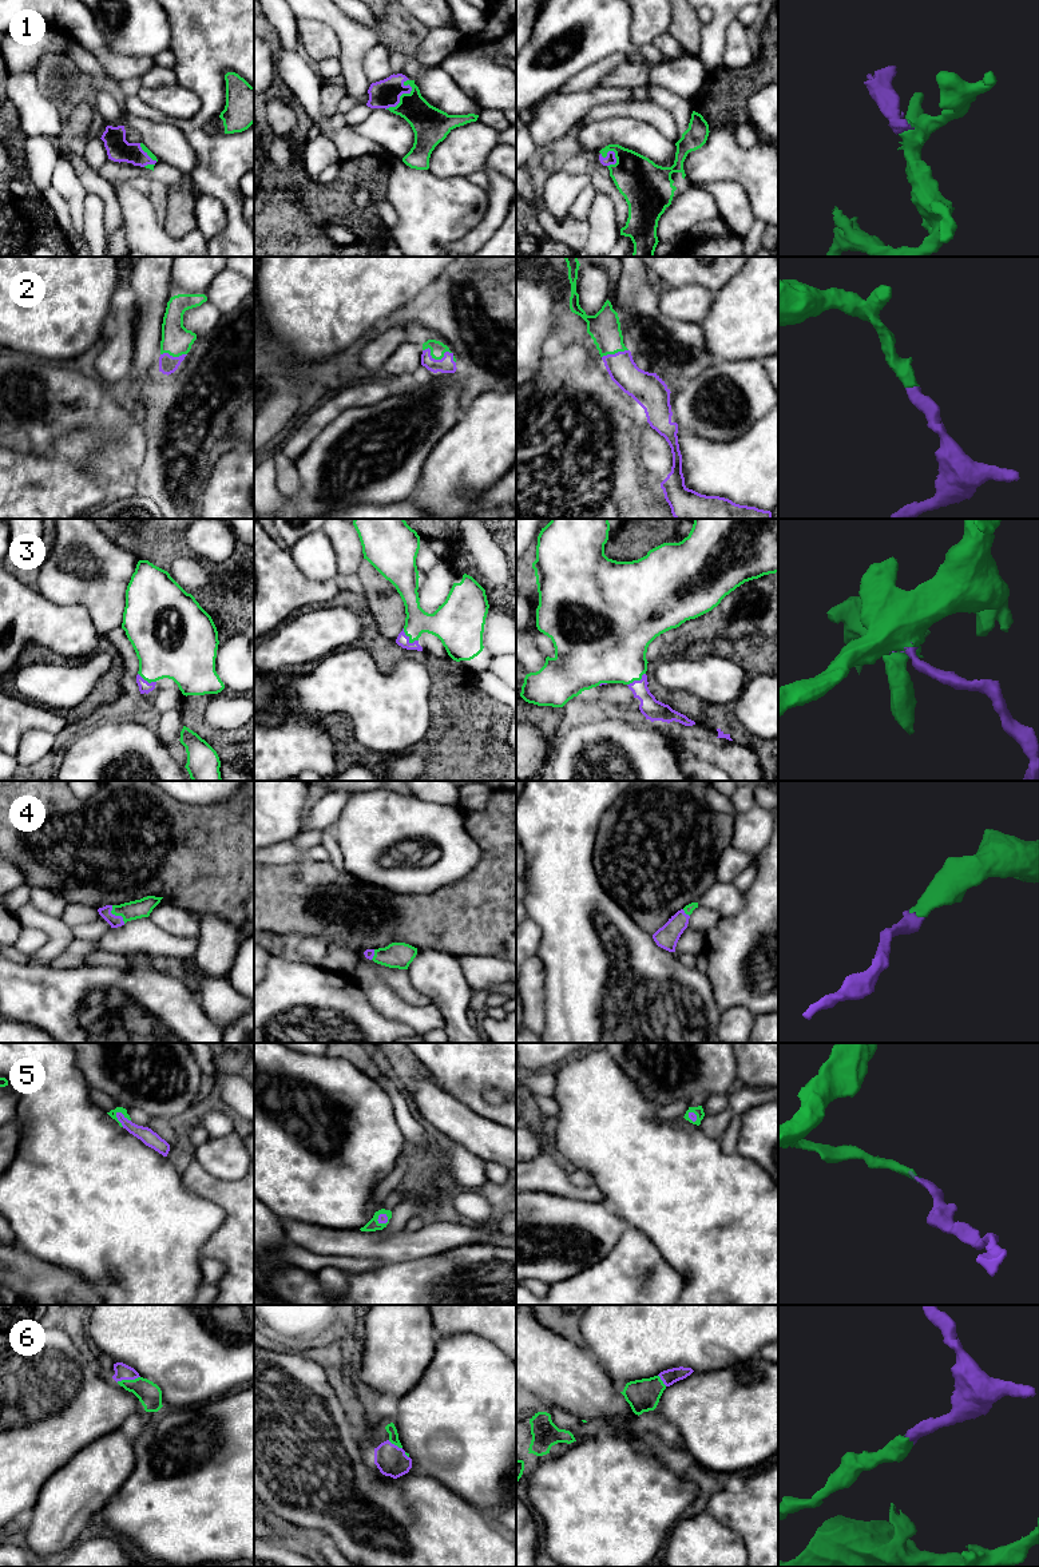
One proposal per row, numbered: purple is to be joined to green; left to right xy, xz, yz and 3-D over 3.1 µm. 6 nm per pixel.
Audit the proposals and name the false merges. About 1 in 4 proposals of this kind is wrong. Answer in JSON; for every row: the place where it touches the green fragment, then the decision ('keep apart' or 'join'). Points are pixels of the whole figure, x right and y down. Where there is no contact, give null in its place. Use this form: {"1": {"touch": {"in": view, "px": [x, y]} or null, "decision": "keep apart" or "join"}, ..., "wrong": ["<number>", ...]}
{"1": {"touch": {"in": "xz", "px": [403, 94]}, "decision": "join"}, "2": {"touch": {"in": "xz", "px": [436, 358]}, "decision": "join"}, "3": {"touch": {"in": "xz", "px": [409, 639]}, "decision": "join"}, "4": {"touch": {"in": "xy", "px": [117, 915]}, "decision": "join"}, "5": {"touch": {"in": "xy", "px": [123, 1114]}, "decision": "join"}, "6": {"touch": {"in": "xy", "px": [127, 1380]}, "decision": "join"}, "wrong": []}

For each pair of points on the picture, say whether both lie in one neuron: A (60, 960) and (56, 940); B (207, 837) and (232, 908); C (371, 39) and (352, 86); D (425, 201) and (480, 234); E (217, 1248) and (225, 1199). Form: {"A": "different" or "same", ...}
{"A": "different", "B": "same", "C": "same", "D": "different", "E": "same"}

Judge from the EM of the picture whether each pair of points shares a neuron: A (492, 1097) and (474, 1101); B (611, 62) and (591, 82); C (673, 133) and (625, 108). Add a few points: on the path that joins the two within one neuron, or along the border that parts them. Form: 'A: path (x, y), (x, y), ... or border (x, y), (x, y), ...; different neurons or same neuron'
A: border (484, 1090), (487, 1101), (494, 1103), (502, 1102); different neurons
B: path (606, 66), (595, 76); same neuron
C: path (661, 121), (646, 110), (637, 108); same neuron

